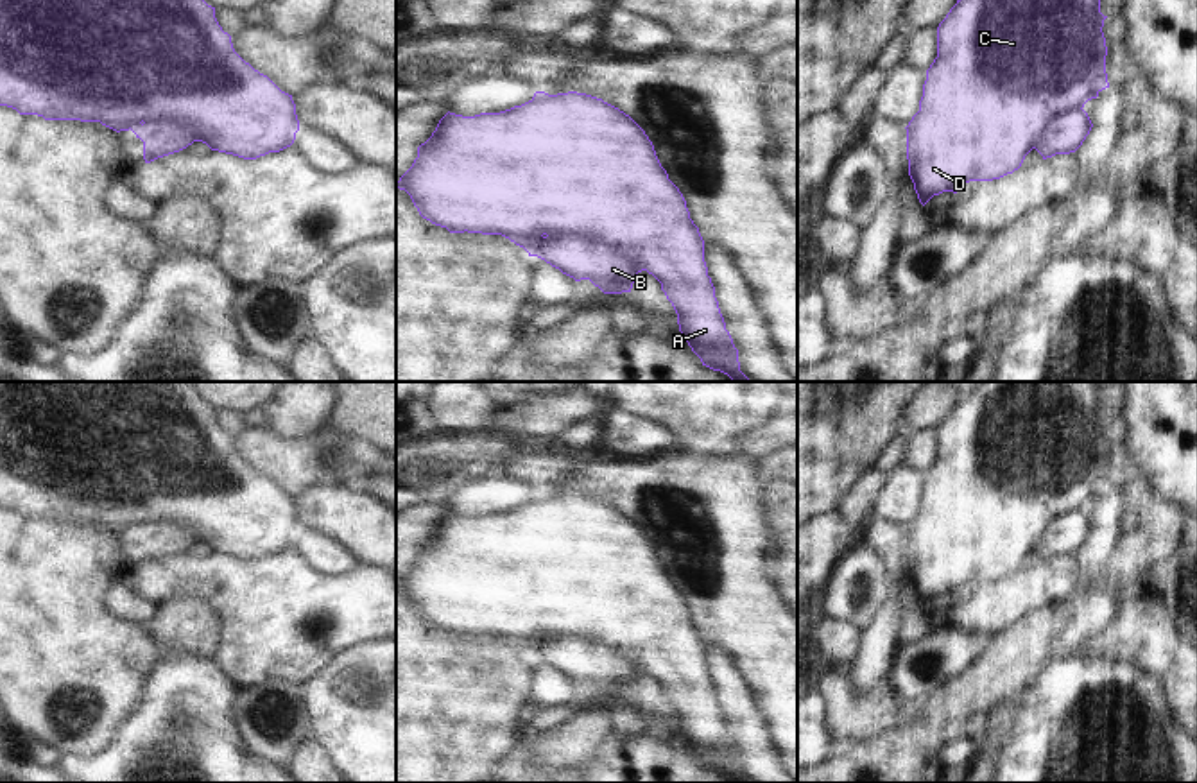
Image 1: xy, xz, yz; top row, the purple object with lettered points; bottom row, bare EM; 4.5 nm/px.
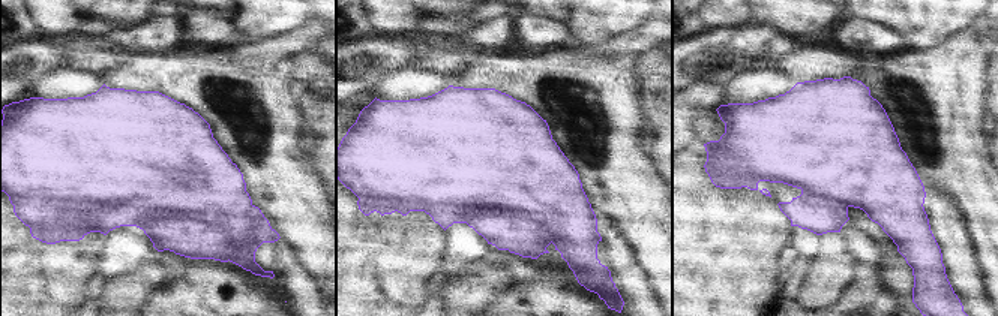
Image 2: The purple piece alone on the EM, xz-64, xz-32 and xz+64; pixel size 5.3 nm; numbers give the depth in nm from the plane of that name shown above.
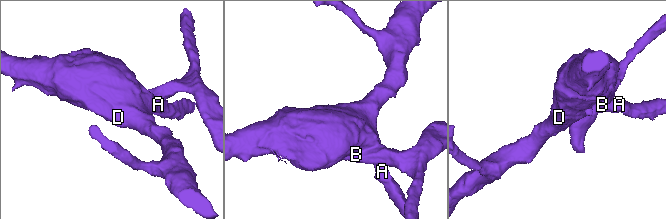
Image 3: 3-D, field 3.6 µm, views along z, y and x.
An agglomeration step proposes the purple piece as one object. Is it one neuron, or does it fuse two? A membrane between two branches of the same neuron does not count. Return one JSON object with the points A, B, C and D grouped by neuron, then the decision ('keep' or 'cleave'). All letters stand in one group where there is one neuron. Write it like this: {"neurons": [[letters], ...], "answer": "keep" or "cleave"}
{"neurons": [["A", "C", "D"], ["B"]], "answer": "cleave"}

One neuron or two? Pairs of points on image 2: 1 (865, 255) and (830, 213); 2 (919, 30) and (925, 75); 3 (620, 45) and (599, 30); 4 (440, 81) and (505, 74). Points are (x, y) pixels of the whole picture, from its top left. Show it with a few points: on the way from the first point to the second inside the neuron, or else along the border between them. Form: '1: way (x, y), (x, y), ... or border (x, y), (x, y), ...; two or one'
1: border (850, 219), (839, 231); two
2: border (953, 33), (929, 48), (904, 50); two
3: border (641, 23), (602, 42), (575, 45); two
4: border (443, 75), (449, 84); two

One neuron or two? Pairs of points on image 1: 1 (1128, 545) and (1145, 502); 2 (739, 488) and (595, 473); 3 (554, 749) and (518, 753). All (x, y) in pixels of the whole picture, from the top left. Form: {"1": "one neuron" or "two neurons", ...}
{"1": "one neuron", "2": "one neuron", "3": "two neurons"}

